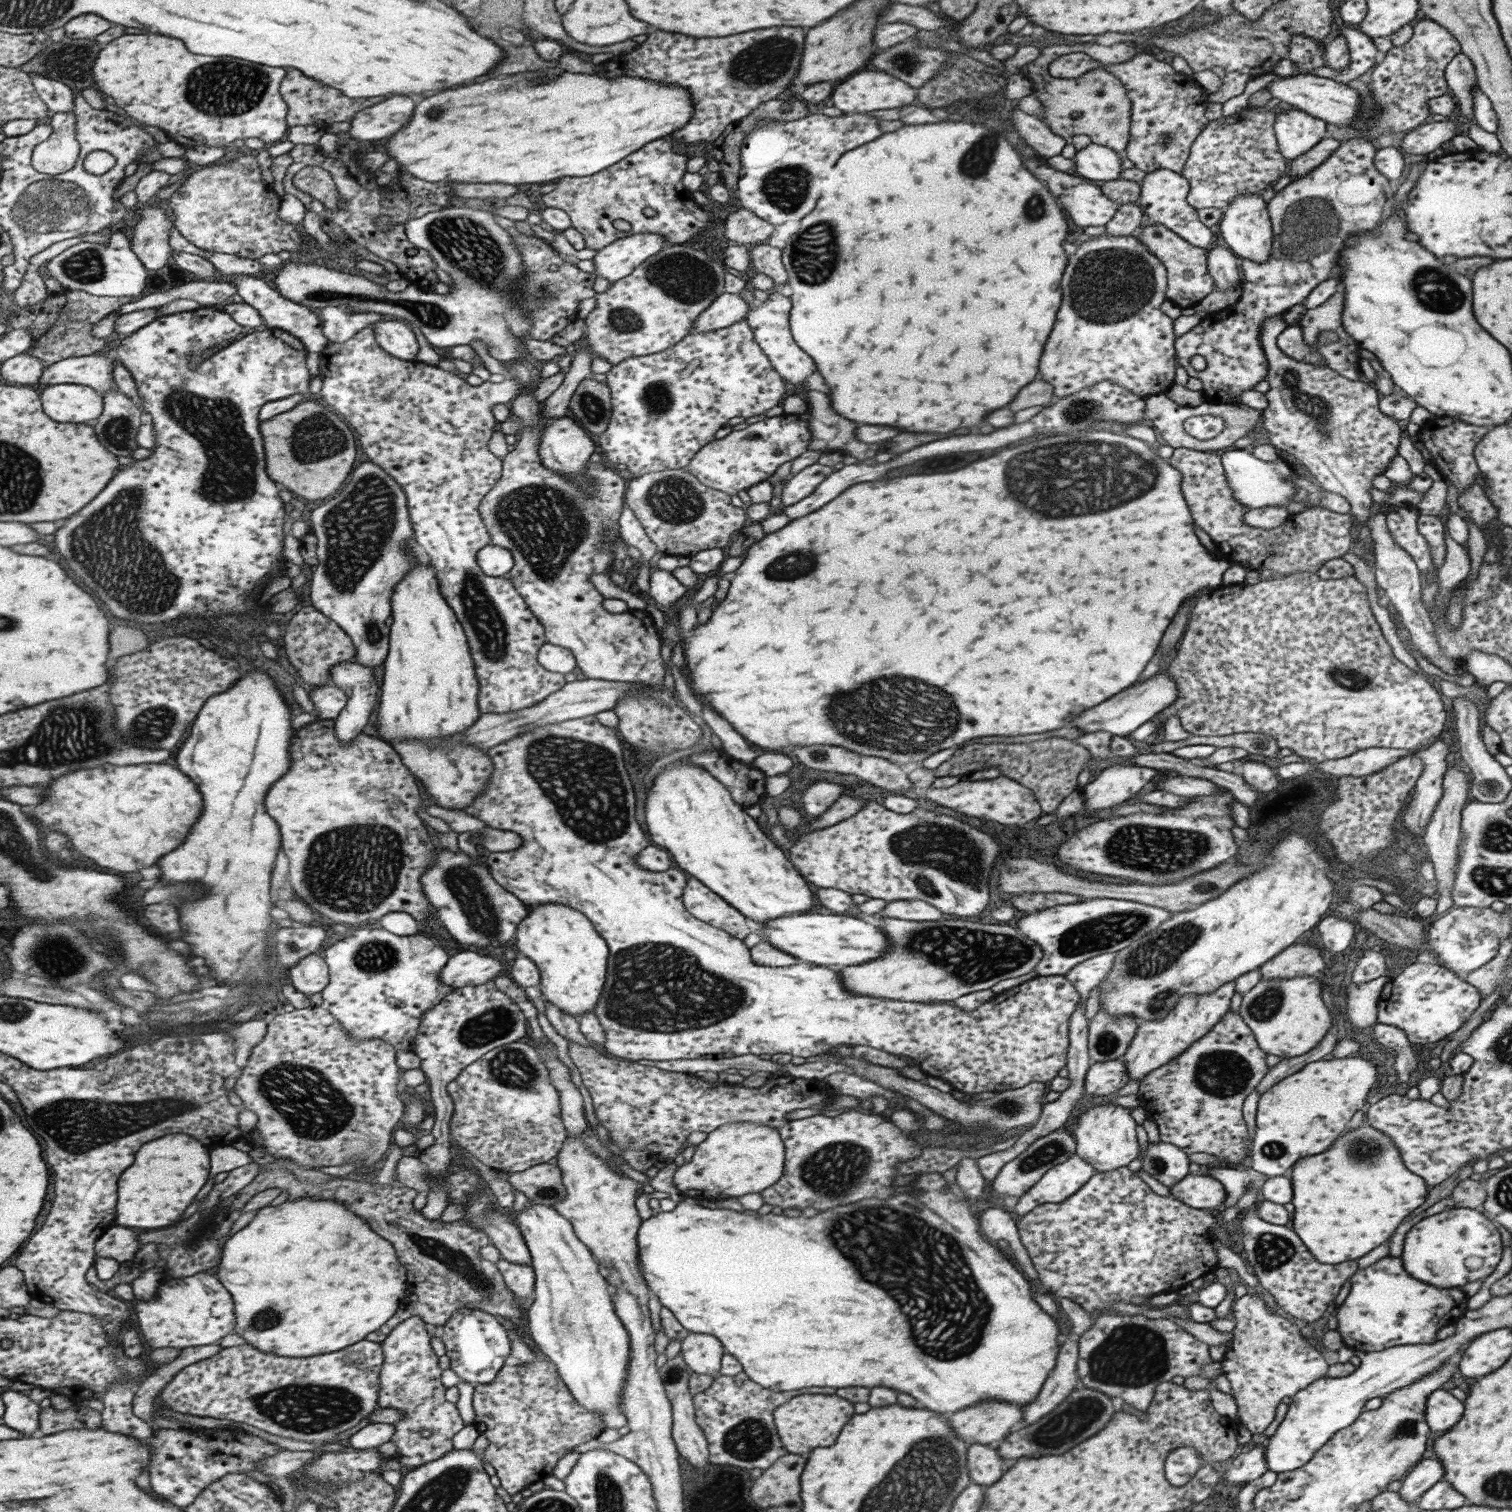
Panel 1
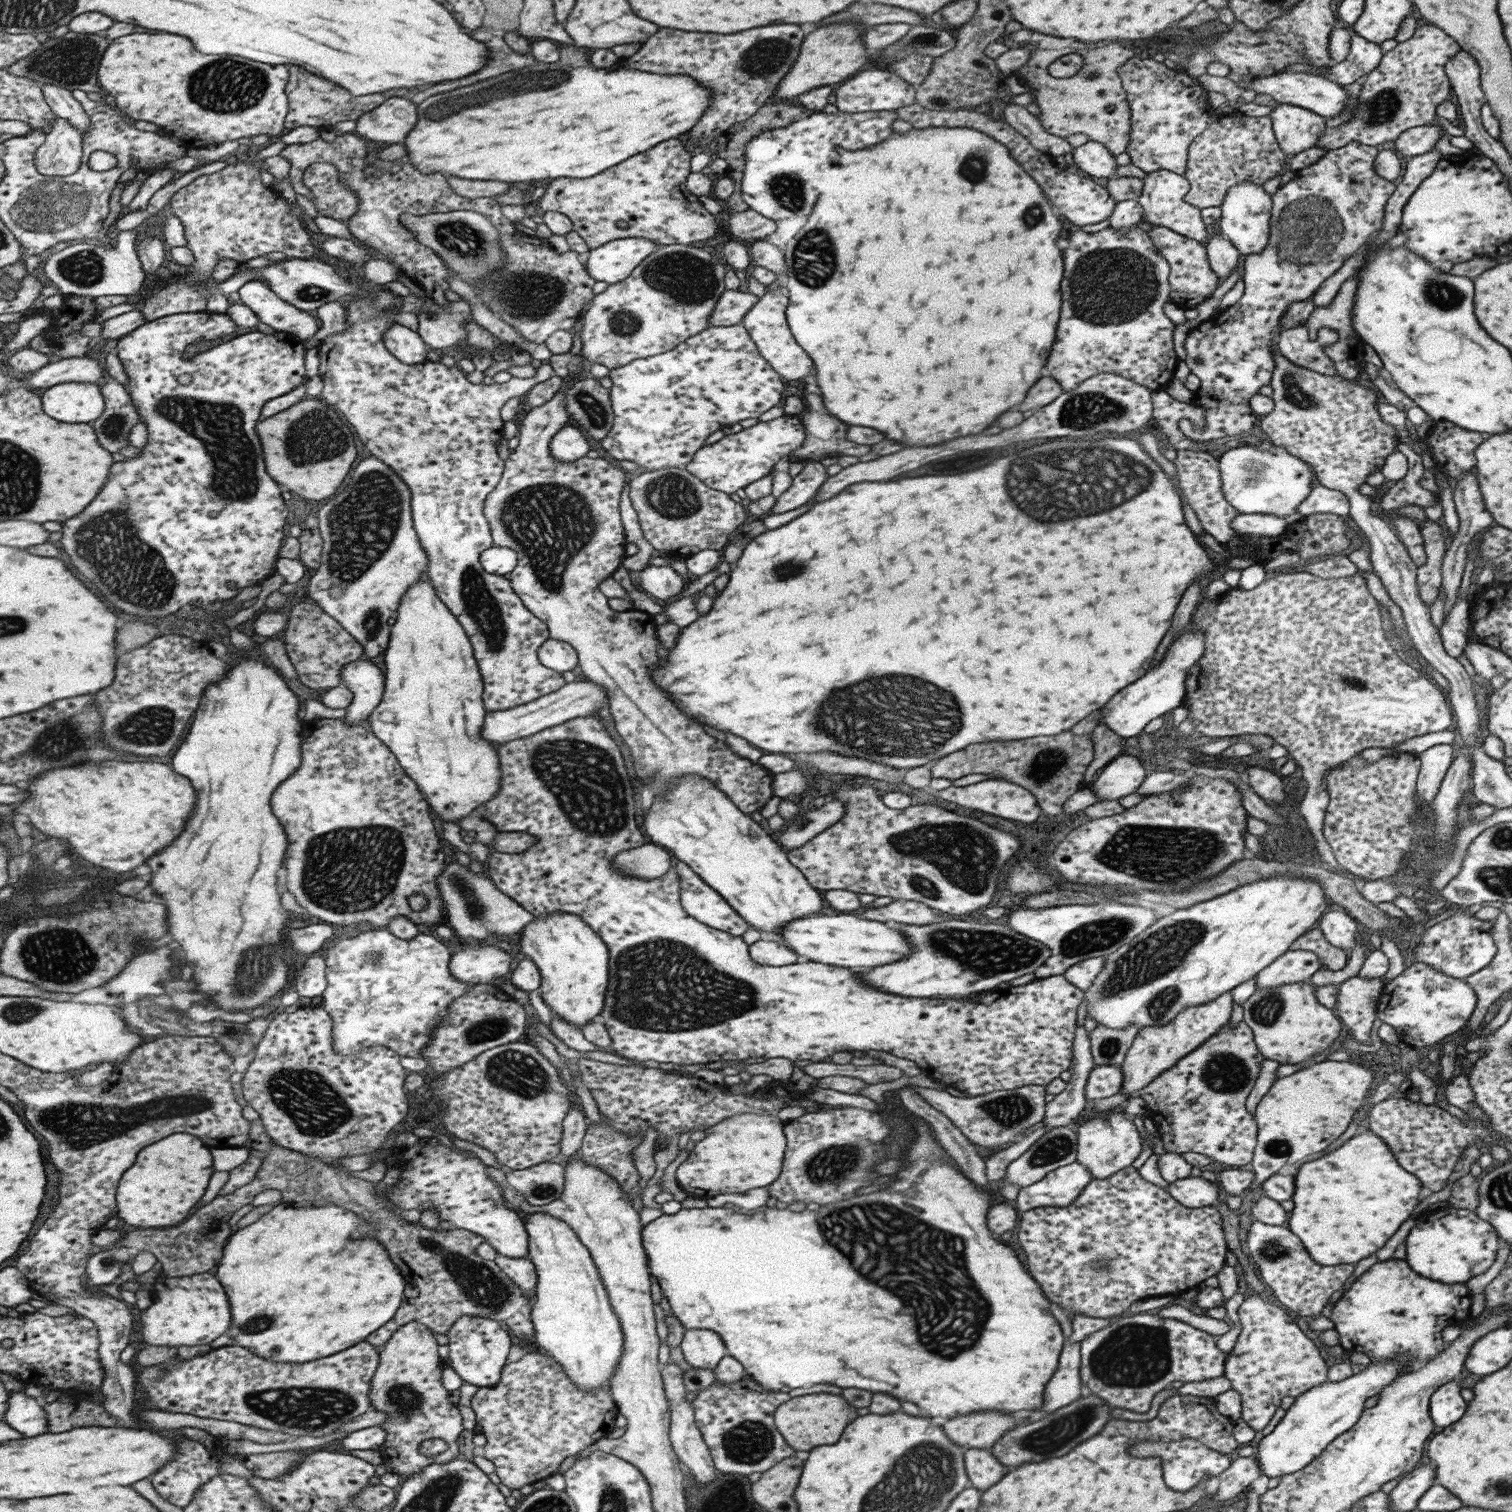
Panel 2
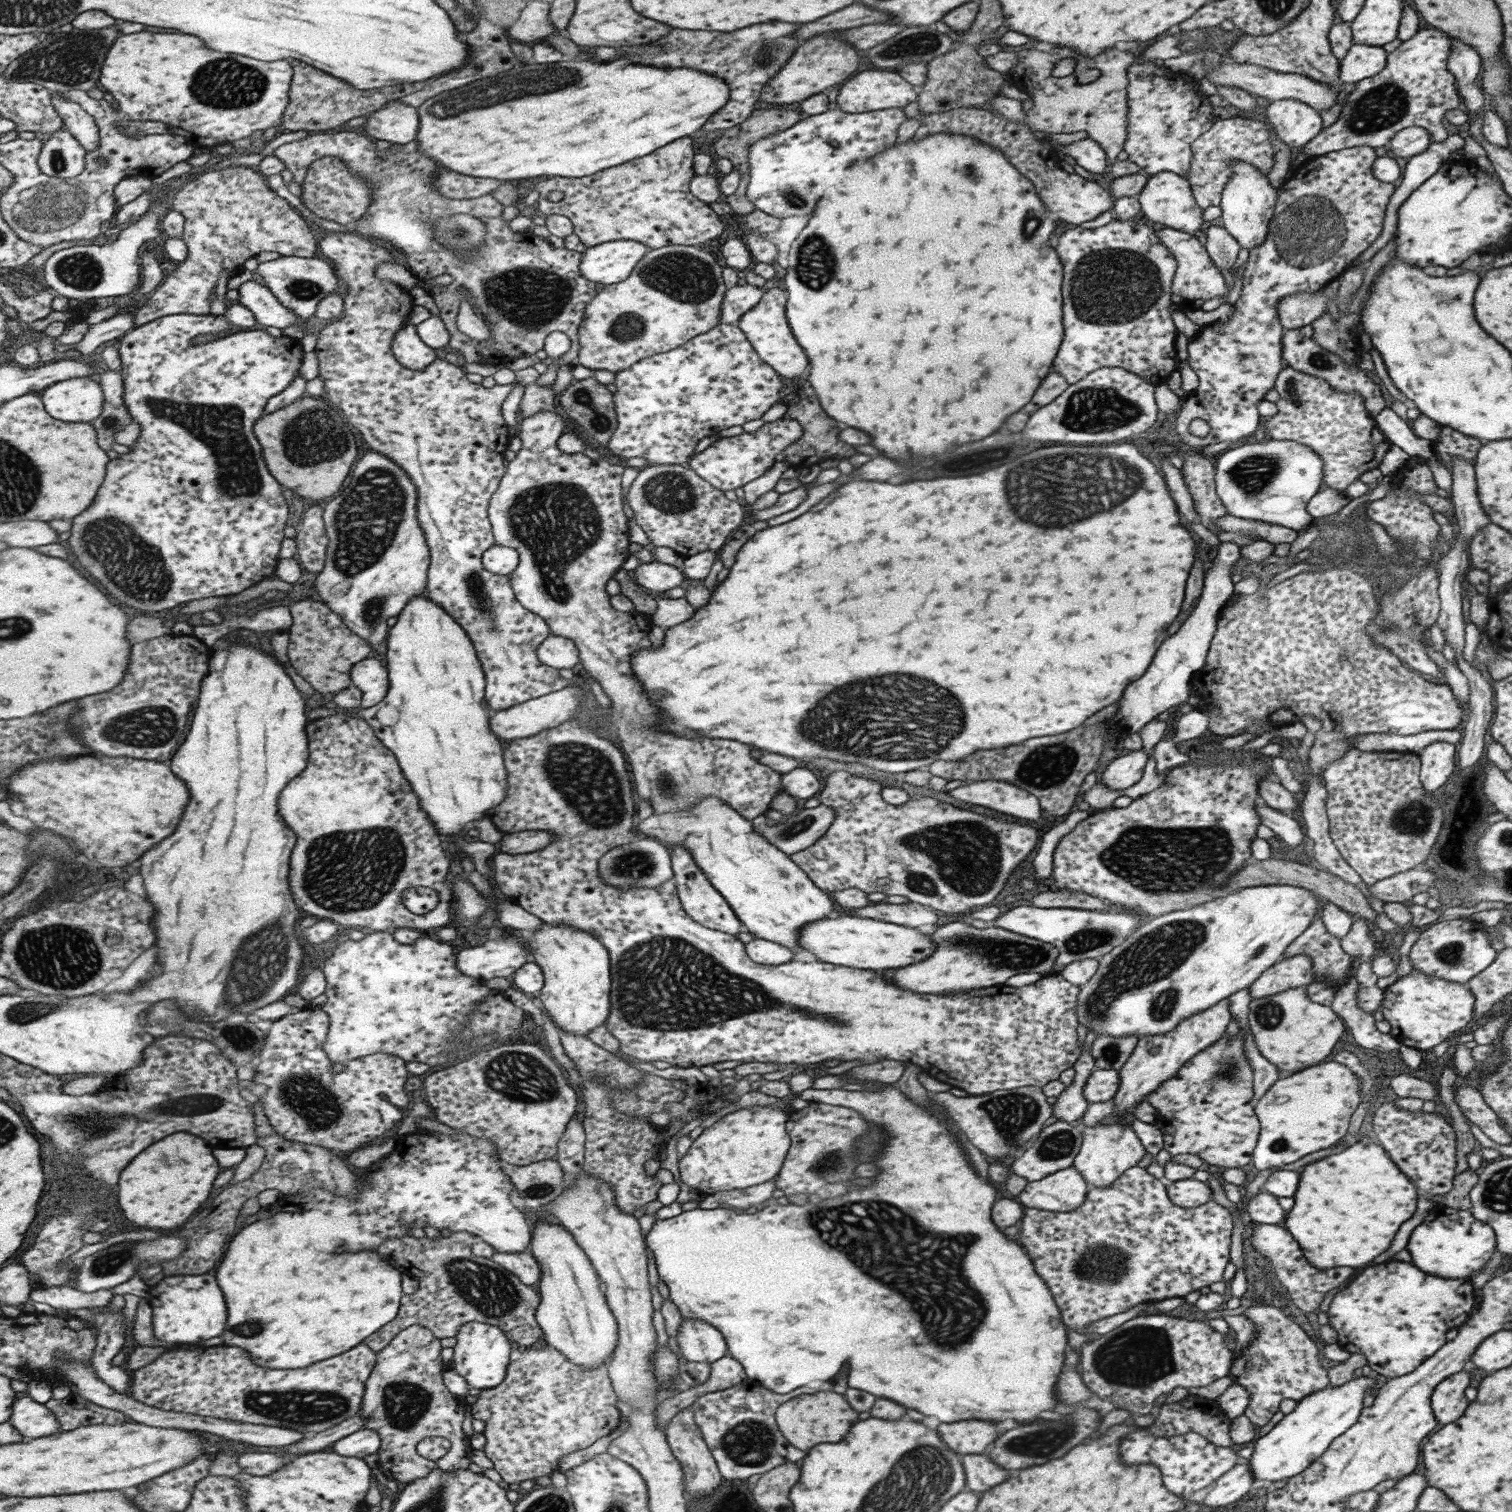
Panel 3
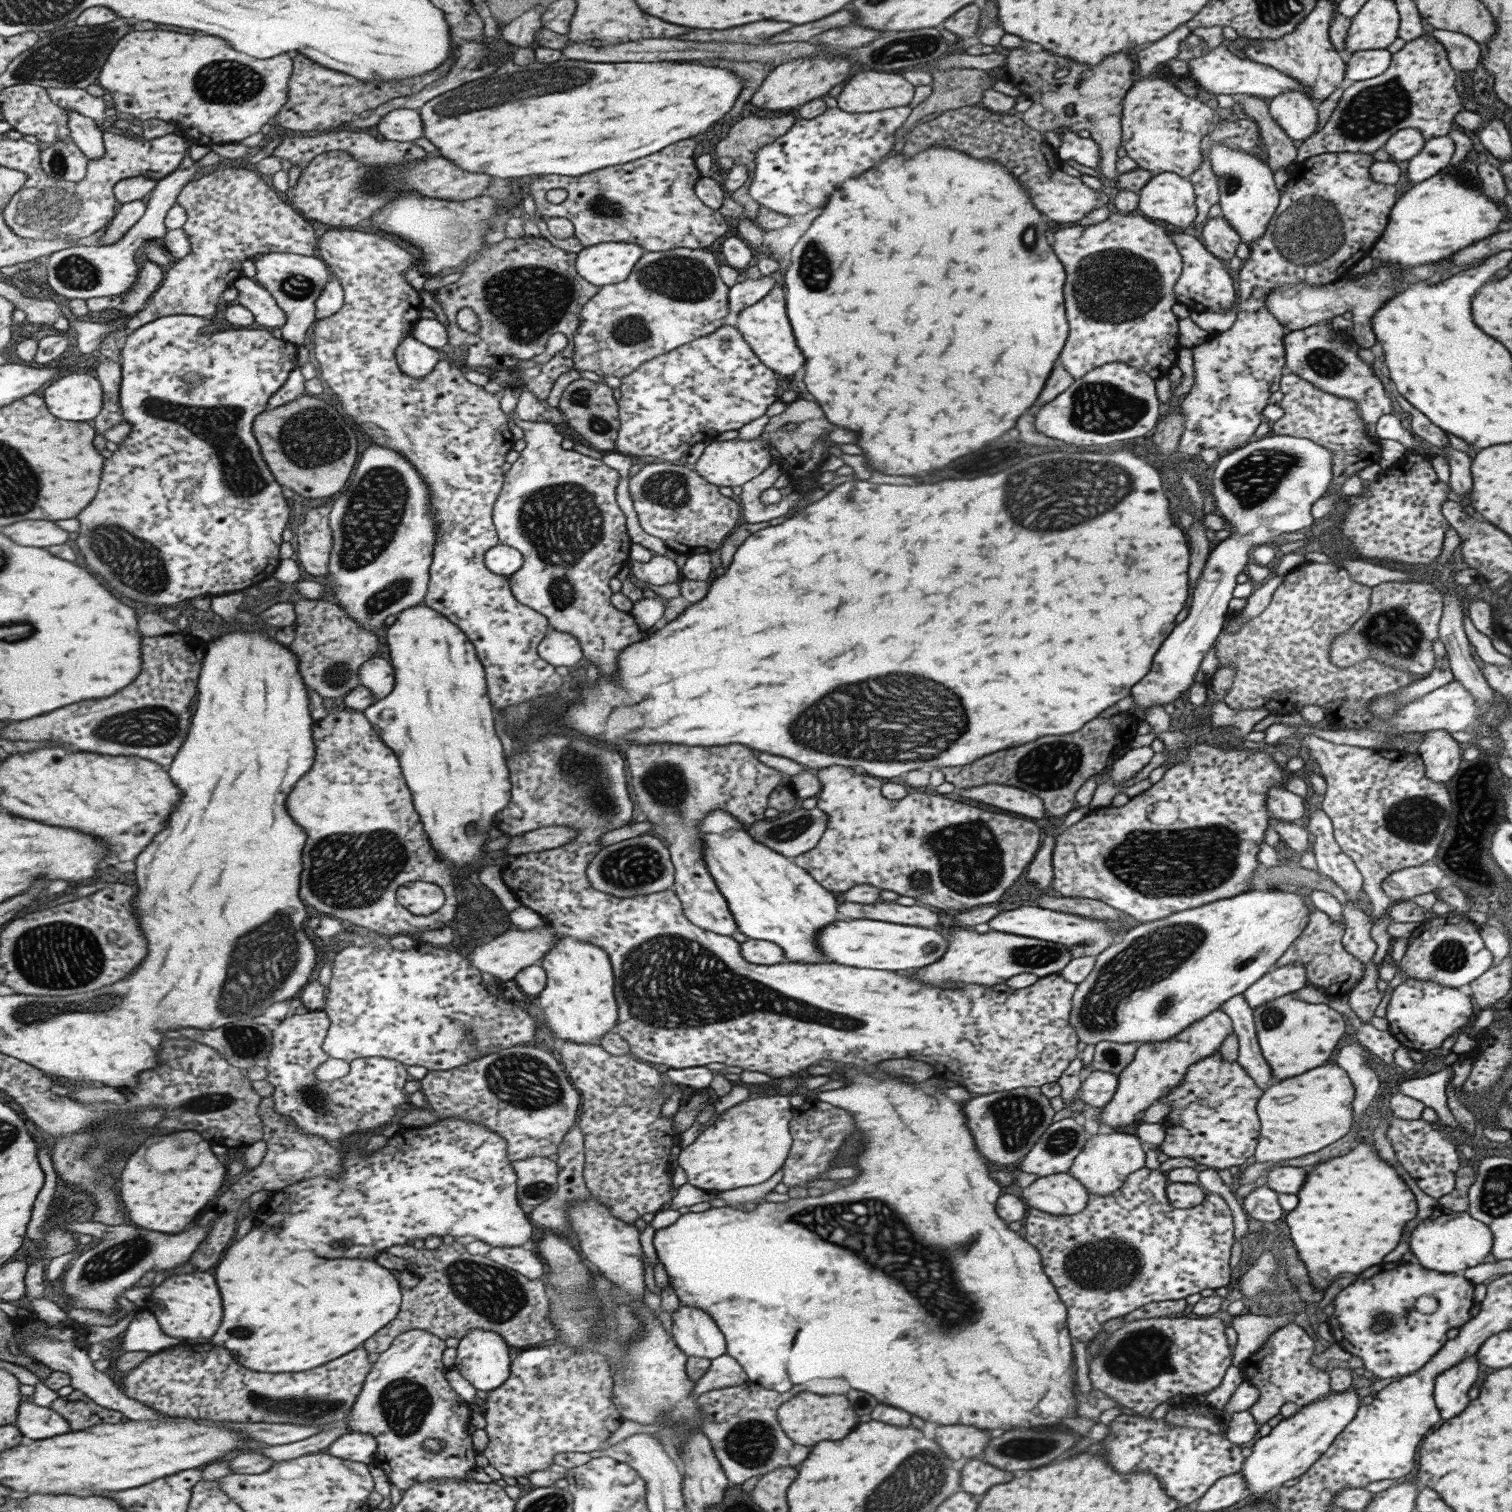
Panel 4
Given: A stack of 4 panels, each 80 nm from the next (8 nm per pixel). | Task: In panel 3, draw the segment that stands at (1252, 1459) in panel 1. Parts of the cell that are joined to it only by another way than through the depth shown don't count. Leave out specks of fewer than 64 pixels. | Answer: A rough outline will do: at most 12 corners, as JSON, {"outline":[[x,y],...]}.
{"outline":[[1247,1461],[1214,1480],[1202,1500],[1220,1507],[1239,1500],[1254,1480]]}

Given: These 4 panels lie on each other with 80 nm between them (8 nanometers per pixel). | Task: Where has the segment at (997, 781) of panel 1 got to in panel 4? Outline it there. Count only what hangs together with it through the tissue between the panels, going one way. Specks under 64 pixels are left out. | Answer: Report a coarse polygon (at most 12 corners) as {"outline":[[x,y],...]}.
{"outline":[[1003,784],[957,789],[1029,820],[1045,813],[1040,798]]}

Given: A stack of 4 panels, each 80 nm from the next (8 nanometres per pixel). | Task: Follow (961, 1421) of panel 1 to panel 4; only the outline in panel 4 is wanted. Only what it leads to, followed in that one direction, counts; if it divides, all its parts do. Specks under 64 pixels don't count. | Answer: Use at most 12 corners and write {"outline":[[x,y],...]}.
{"outline":[[937,1425],[934,1442],[952,1461],[981,1457],[989,1432]]}

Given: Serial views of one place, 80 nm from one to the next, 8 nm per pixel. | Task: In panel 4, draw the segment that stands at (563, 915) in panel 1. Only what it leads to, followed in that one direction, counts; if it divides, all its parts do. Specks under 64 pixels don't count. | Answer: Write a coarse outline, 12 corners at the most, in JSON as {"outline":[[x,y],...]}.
{"outline":[[556,936],[537,1002],[559,1041],[616,1025],[607,953]]}

